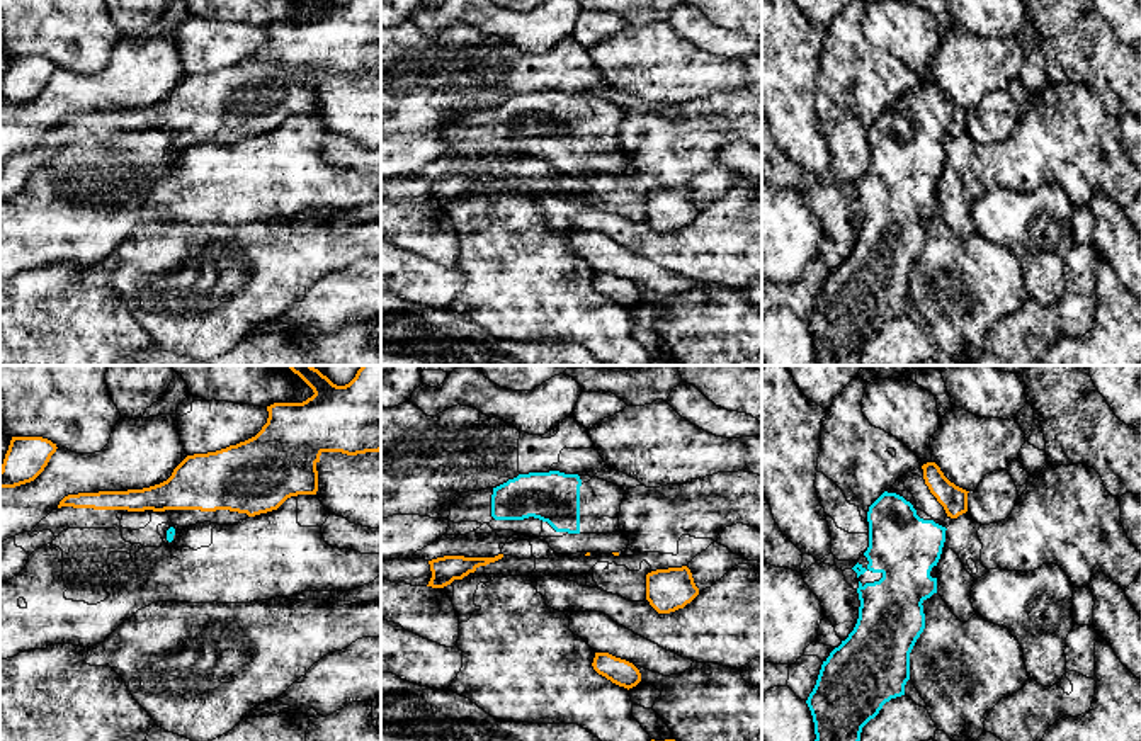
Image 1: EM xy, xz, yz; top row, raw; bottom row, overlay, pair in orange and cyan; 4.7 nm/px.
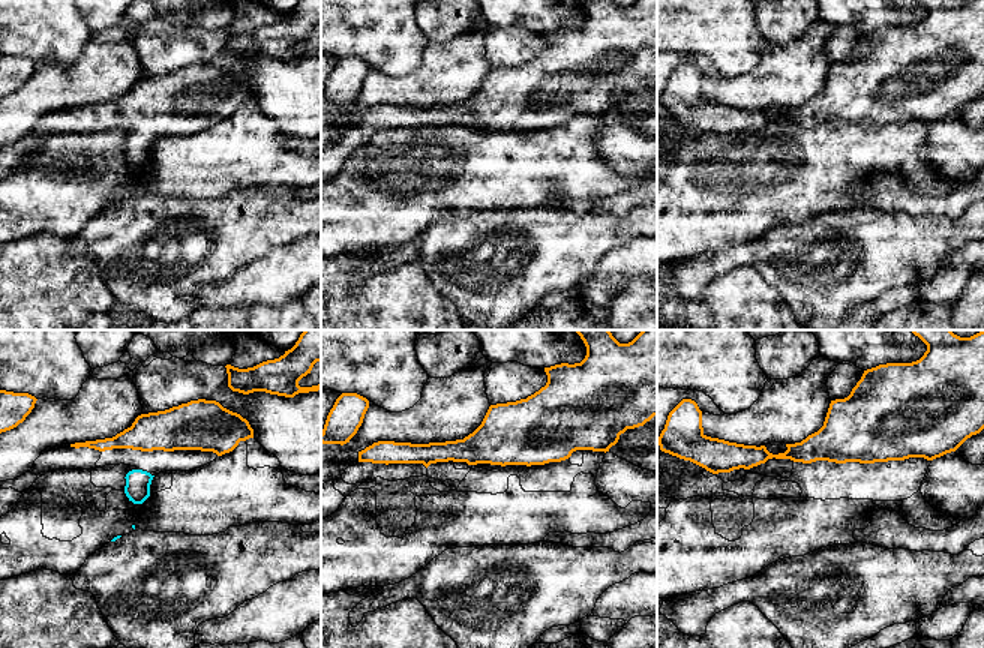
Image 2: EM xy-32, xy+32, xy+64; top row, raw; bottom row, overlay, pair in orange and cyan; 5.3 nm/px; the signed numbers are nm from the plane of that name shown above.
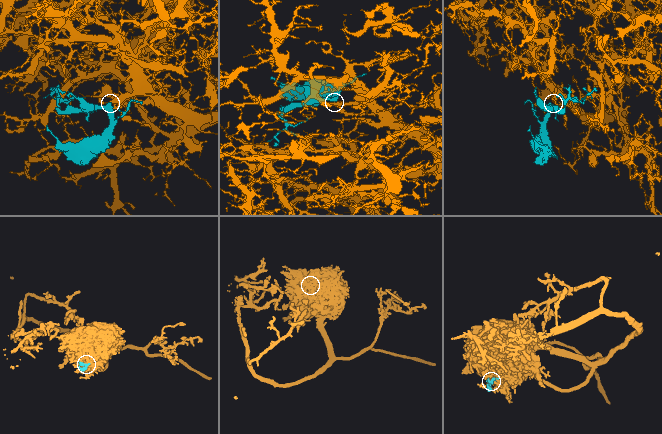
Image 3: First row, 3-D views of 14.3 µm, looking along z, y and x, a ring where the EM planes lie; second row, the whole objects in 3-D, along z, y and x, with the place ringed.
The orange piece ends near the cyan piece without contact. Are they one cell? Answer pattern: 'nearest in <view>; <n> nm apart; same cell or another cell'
nearest in yz; 60 nm apart; same cell

